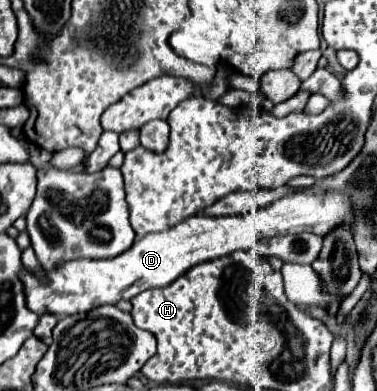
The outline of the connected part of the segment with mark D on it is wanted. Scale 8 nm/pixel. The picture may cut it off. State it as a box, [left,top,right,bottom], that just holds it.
[23,193,351,317]

